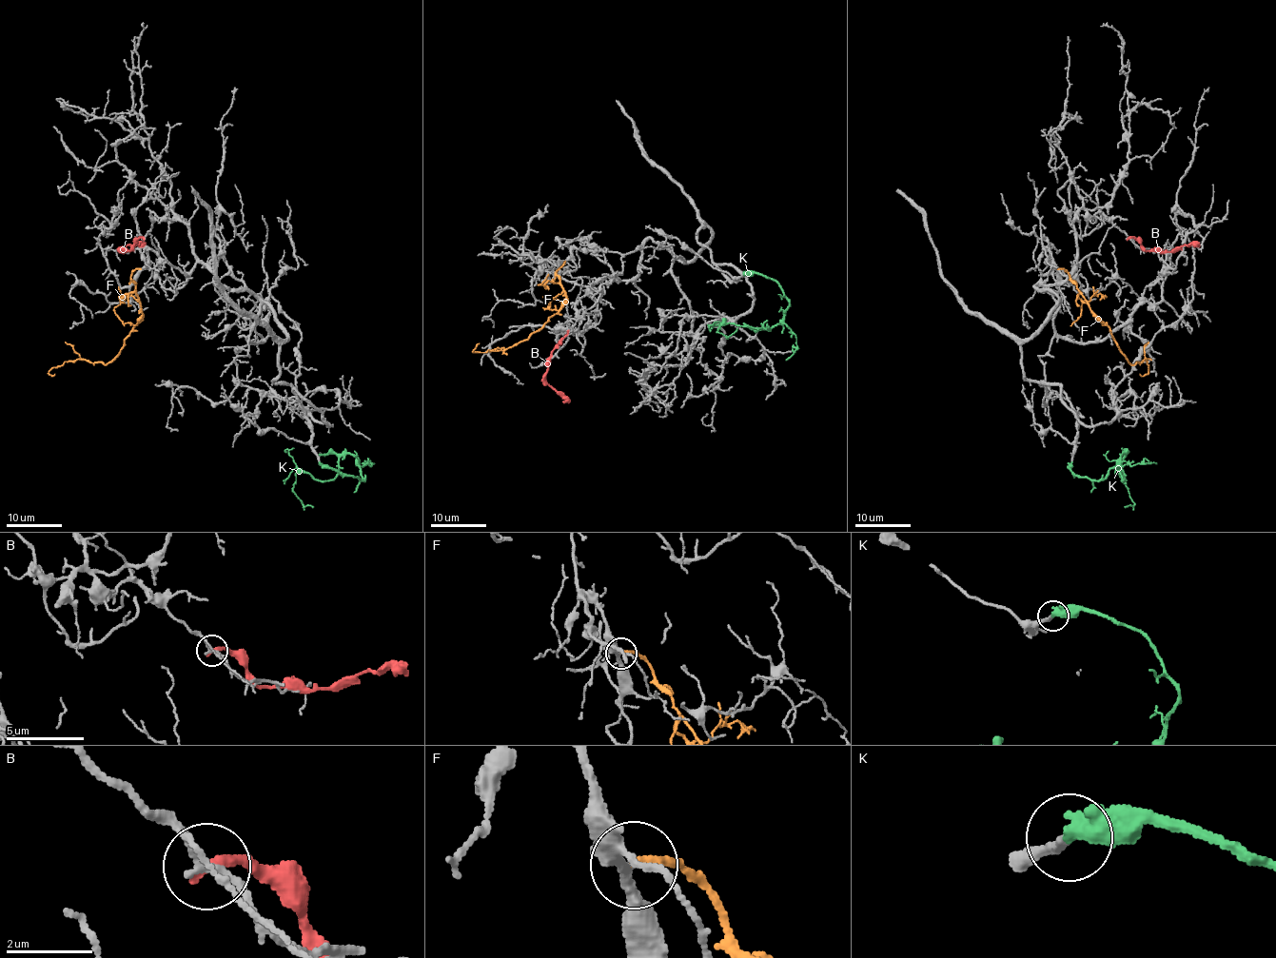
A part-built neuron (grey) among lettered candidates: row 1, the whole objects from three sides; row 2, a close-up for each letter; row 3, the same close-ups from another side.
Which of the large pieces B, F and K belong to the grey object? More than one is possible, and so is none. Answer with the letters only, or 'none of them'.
F, K

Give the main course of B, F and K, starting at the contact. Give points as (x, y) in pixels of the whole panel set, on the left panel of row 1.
B: (143, 238), (139, 238), (129, 250), (121, 250), (127, 244), (146, 244)
F: (140, 268), (130, 276), (142, 319), (121, 351), (107, 363), (66, 361), (48, 372), (52, 377), (55, 374)
K: (319, 463), (363, 479), (350, 453), (339, 459), (332, 479), (295, 474), (292, 493), (313, 506)

